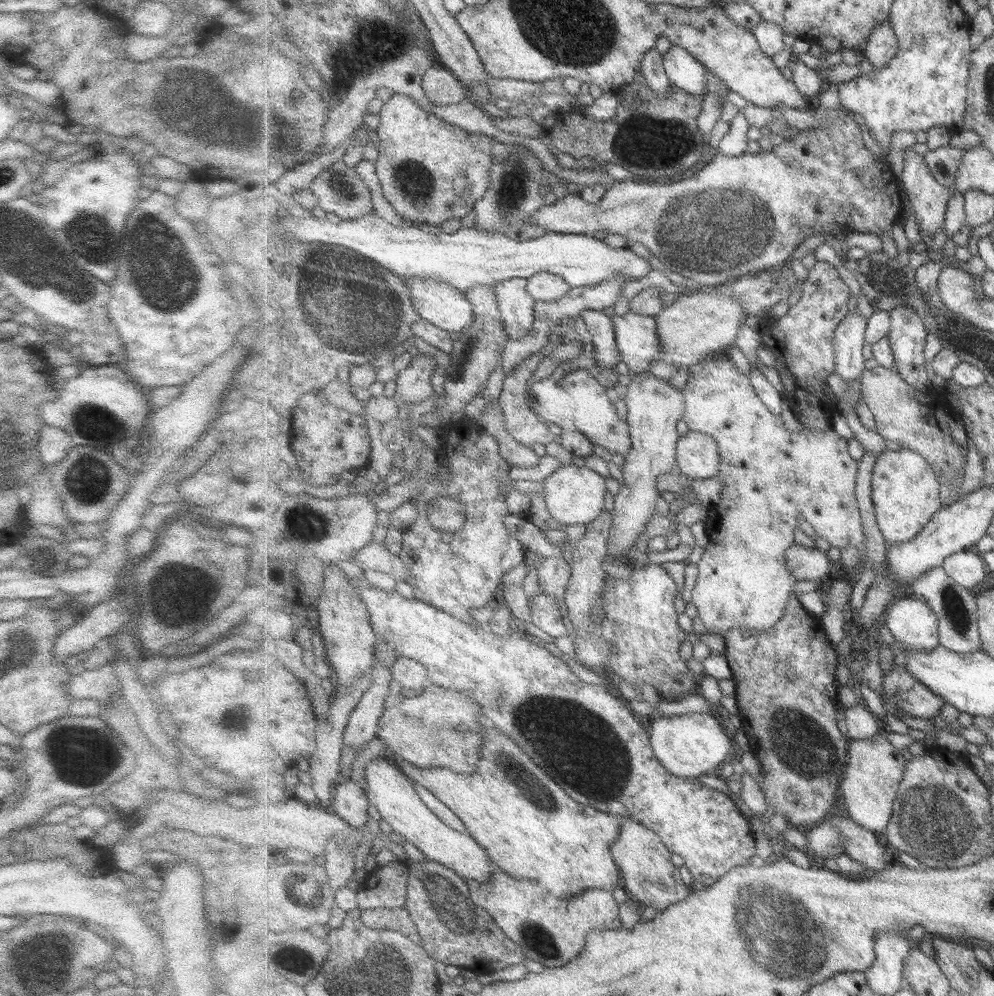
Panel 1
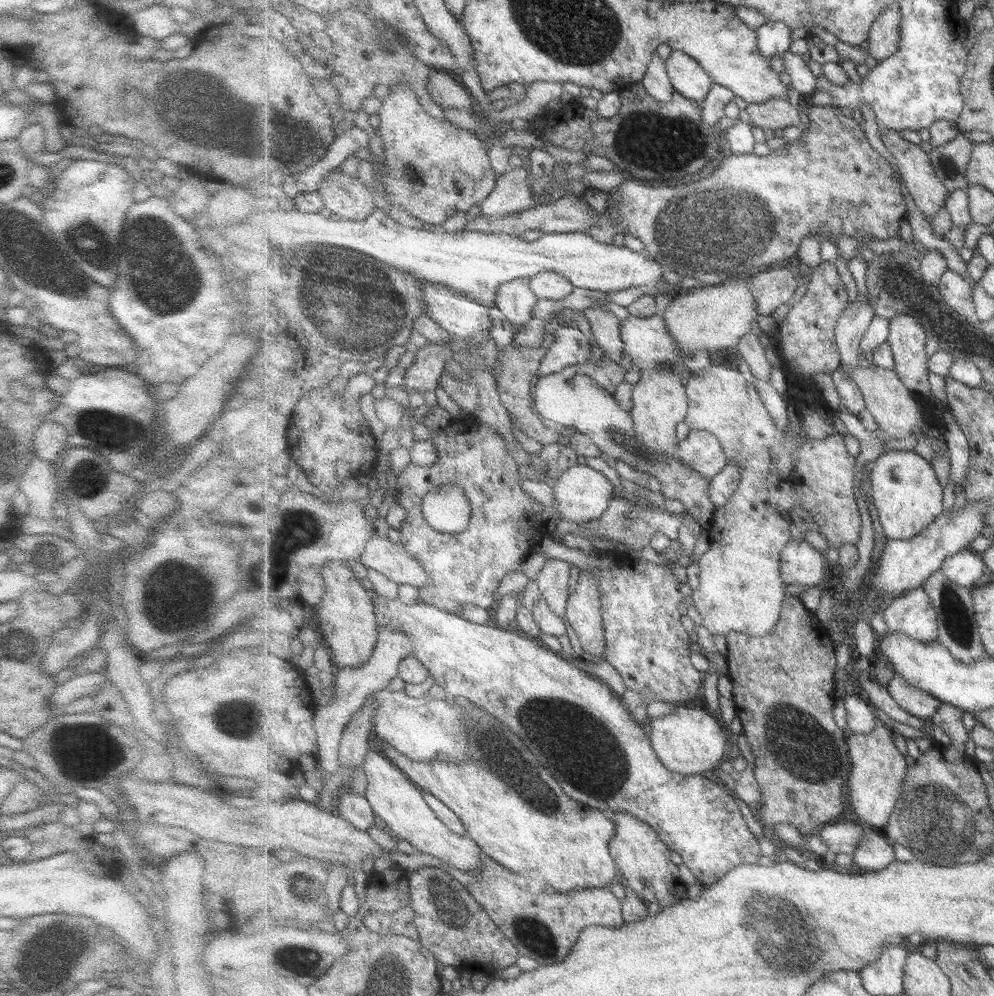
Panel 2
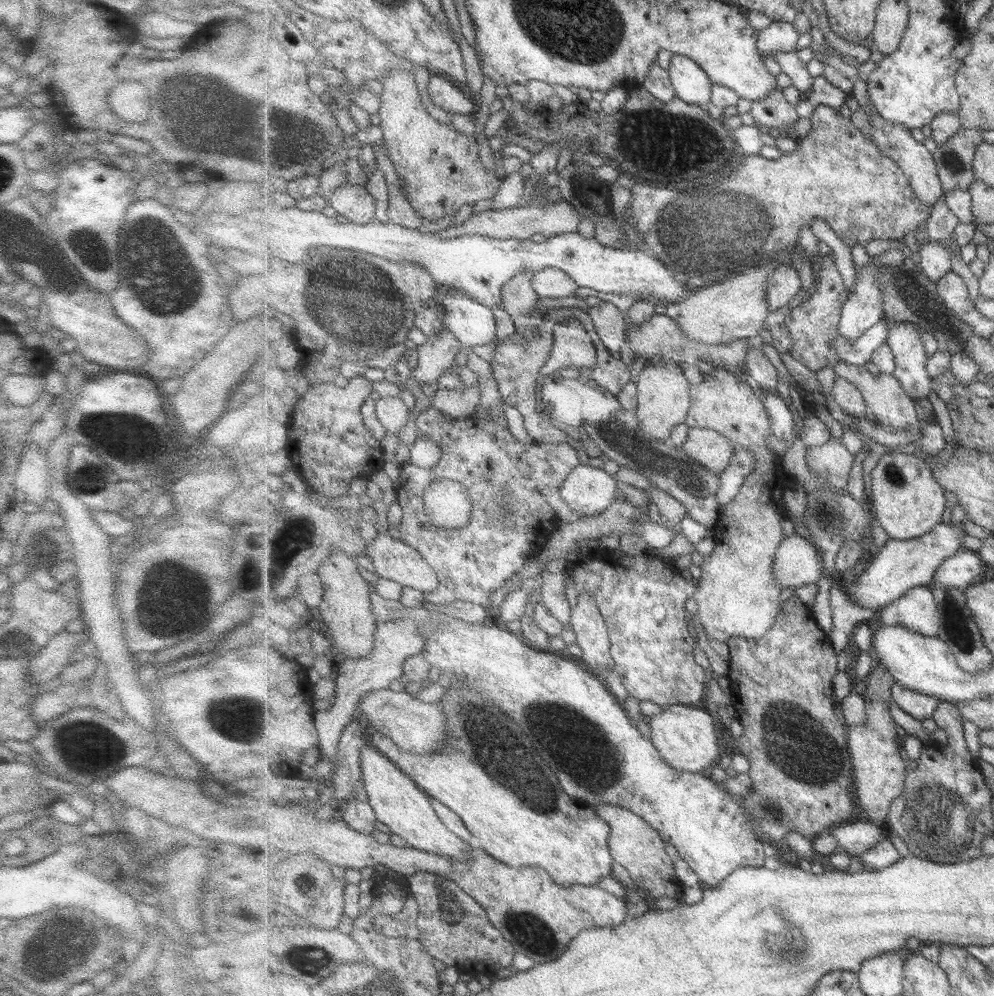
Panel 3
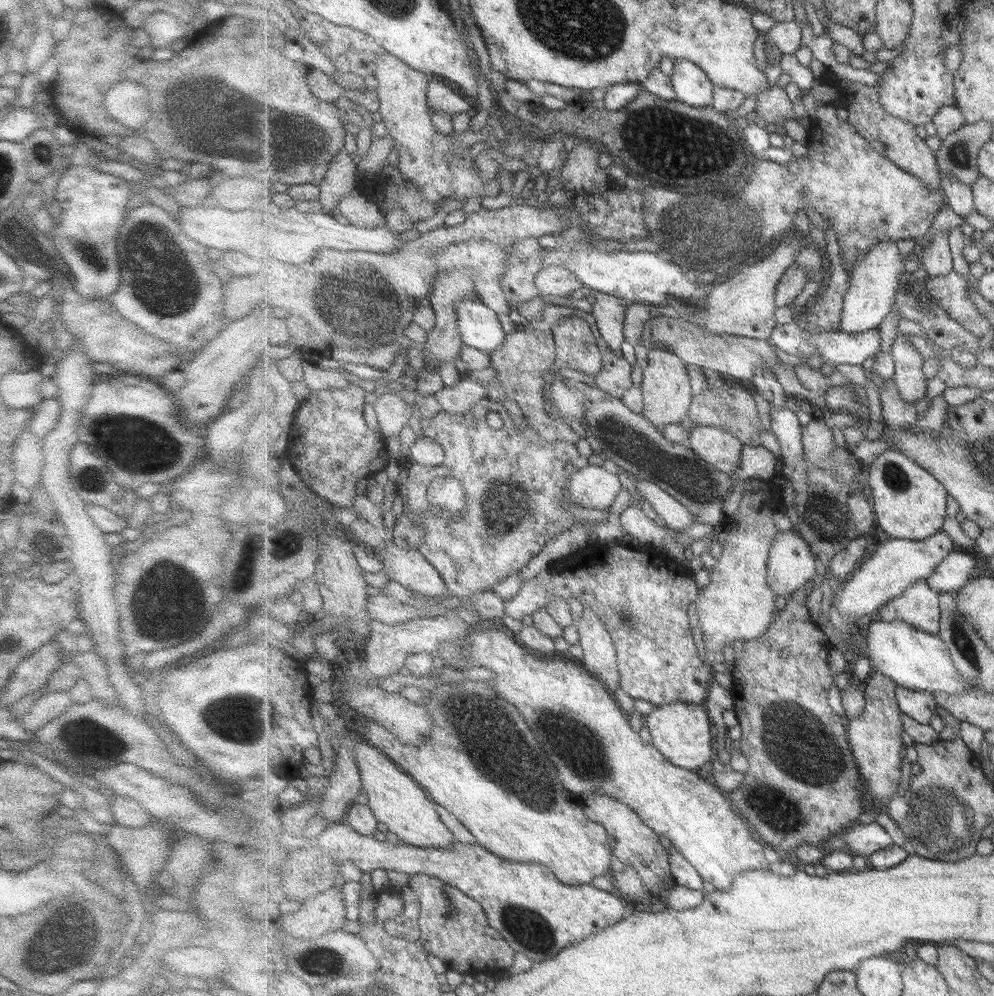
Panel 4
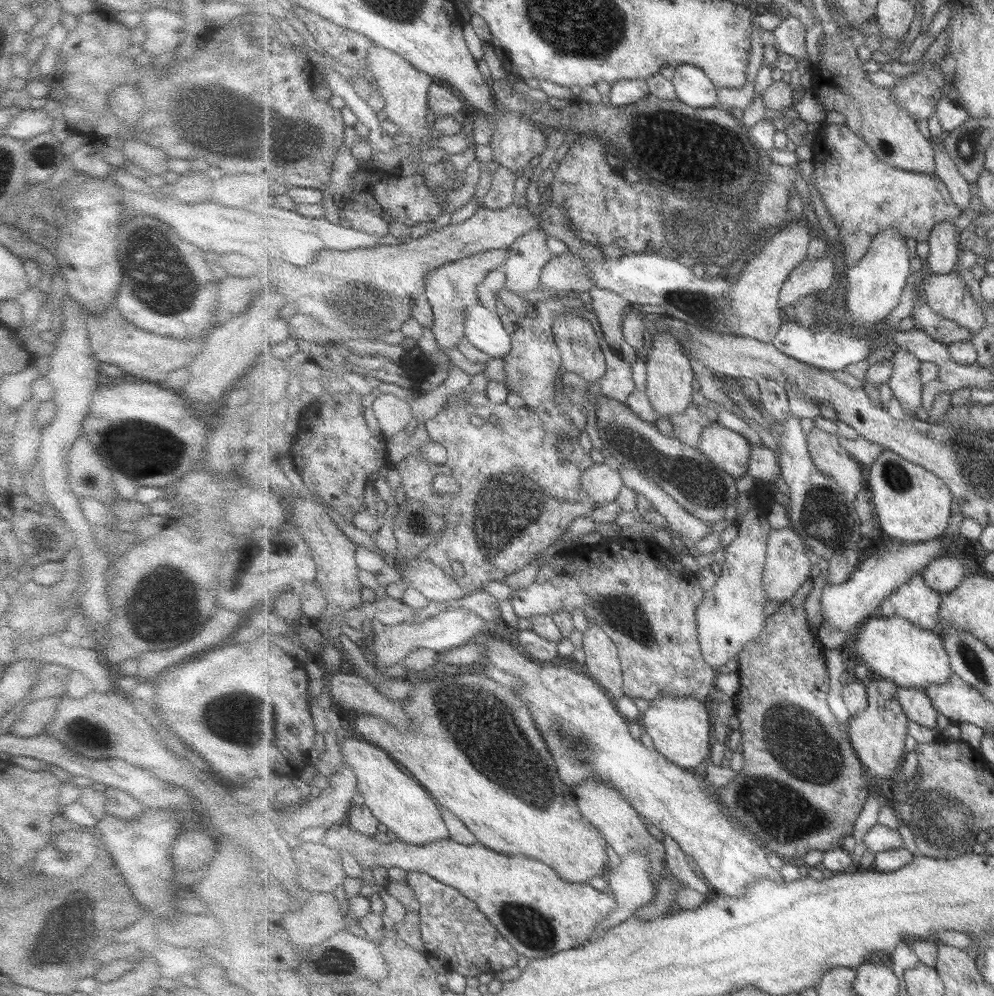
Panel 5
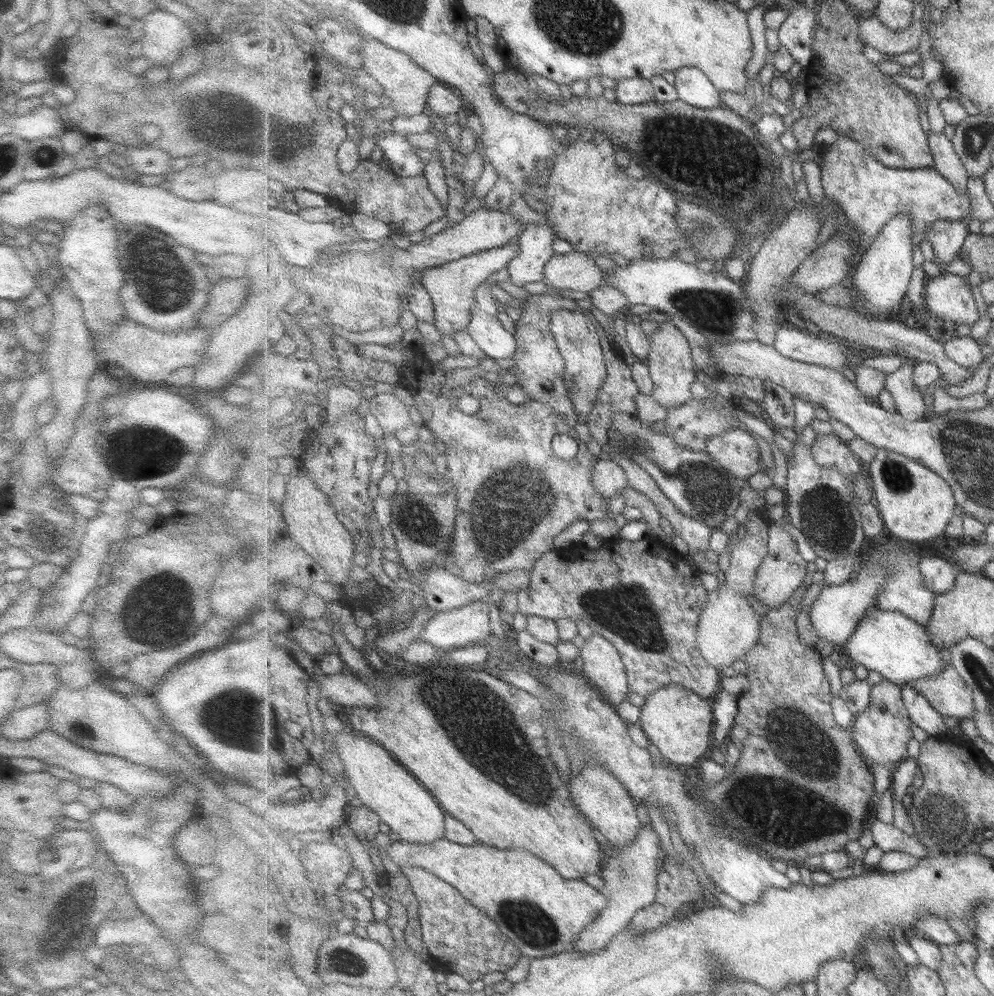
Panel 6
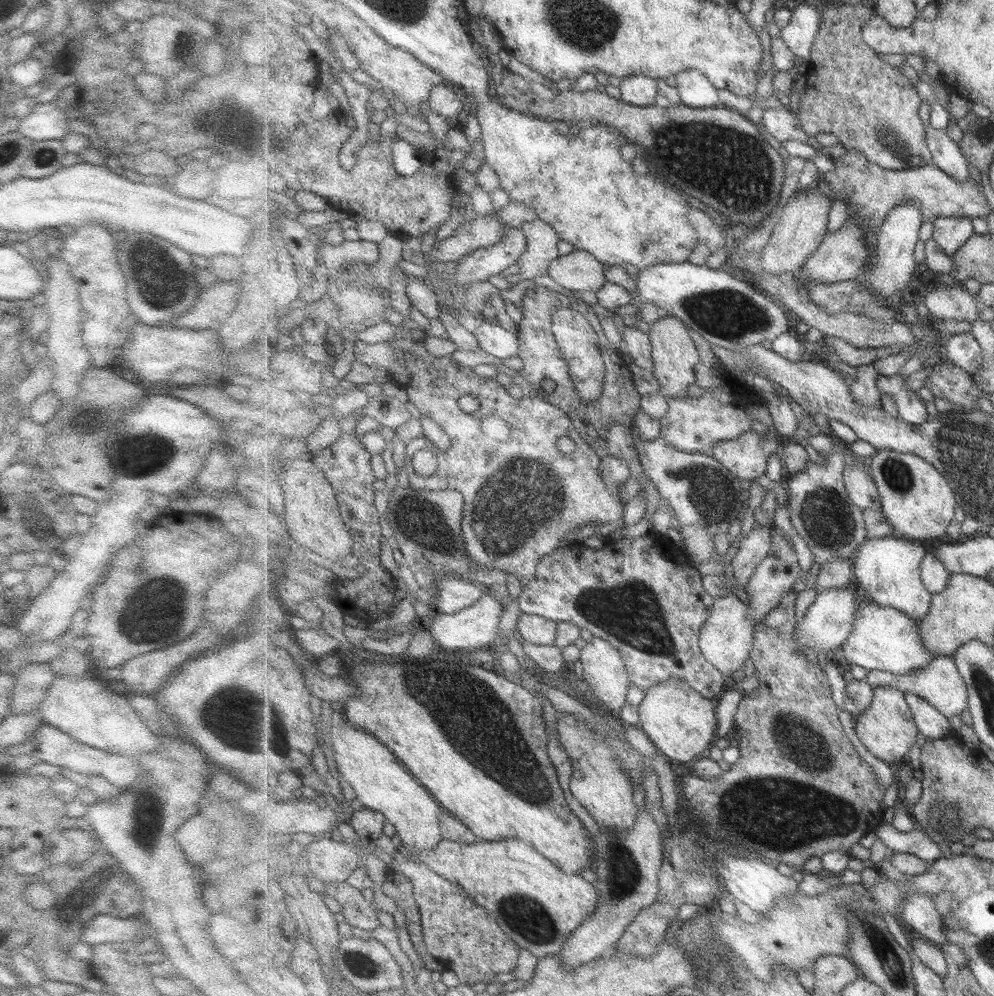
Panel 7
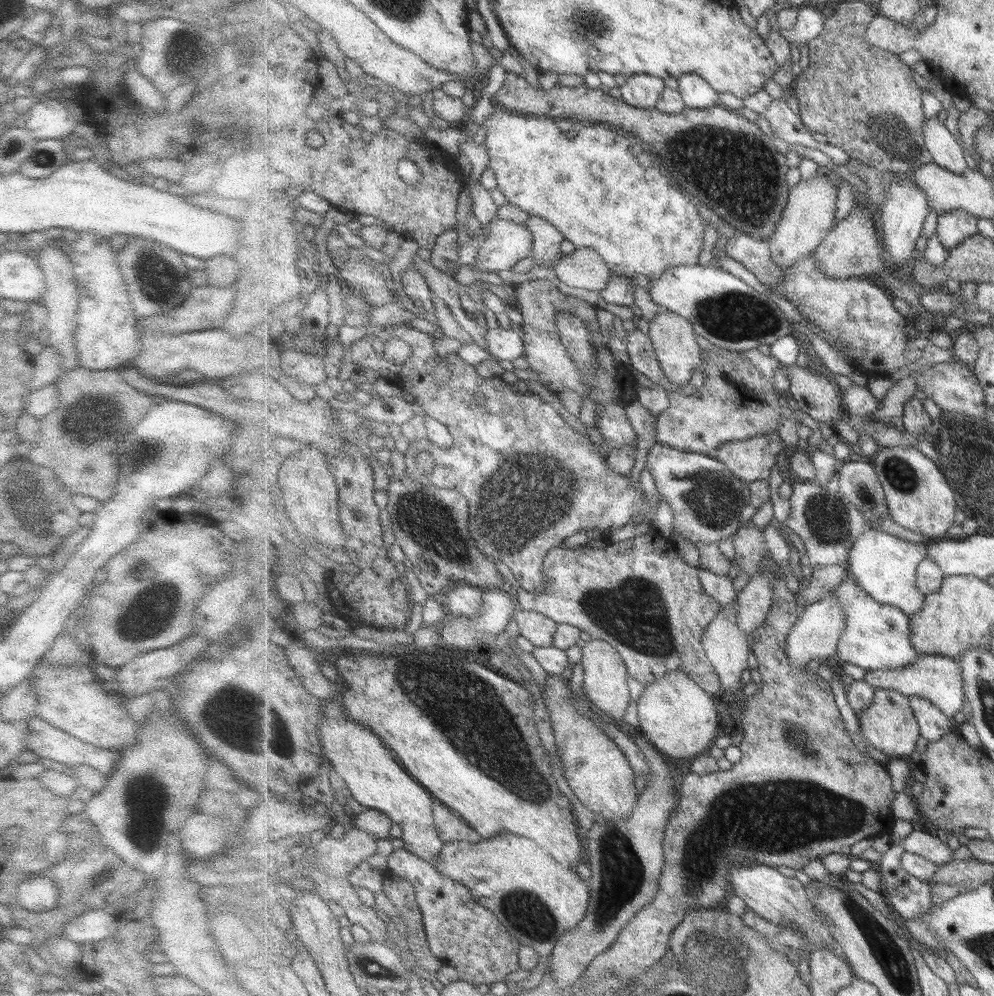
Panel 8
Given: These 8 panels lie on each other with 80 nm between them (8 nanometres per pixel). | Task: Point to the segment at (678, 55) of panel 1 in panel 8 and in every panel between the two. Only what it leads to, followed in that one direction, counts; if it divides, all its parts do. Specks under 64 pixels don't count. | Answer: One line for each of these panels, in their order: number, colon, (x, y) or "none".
2: (689, 78)
3: (691, 83)
4: (692, 84)
5: (694, 87)
6: (694, 87)
7: (696, 90)
8: (697, 93)

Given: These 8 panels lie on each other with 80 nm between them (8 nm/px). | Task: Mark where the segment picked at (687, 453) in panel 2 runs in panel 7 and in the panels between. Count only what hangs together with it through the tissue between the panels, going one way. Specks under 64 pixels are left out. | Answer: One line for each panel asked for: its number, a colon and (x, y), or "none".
3: (711, 449)
4: (715, 445)
5: (726, 448)
6: (736, 450)
7: (747, 456)

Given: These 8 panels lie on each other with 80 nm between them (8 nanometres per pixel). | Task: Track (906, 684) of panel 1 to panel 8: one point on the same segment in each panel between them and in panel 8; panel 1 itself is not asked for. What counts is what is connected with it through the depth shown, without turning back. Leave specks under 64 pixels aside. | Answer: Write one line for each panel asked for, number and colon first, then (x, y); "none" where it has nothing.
2: (919, 704)
3: (921, 707)
4: (921, 706)
5: (919, 708)
6: (923, 715)
7: (932, 724)
8: (934, 724)

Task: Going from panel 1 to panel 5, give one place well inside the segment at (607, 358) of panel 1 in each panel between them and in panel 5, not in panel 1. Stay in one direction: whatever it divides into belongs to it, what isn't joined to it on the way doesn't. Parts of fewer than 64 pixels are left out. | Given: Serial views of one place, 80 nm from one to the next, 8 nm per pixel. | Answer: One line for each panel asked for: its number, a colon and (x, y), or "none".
2: (606, 327)
3: (610, 324)
4: (610, 314)
5: (610, 308)

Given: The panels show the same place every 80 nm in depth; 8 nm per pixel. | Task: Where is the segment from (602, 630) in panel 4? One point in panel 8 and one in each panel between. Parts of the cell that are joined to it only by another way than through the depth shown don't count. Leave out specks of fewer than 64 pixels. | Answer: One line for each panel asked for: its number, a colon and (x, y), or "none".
5: (602, 662)
6: (602, 662)
7: (605, 673)
8: (606, 679)

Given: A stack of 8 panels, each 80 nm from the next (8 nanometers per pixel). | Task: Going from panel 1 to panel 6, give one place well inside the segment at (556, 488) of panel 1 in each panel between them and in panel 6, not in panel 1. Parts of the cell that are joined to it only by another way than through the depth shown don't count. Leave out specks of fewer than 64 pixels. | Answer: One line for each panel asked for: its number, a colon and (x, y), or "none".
2: (583, 494)
3: (589, 491)
4: (591, 487)
5: (603, 483)
6: (609, 477)

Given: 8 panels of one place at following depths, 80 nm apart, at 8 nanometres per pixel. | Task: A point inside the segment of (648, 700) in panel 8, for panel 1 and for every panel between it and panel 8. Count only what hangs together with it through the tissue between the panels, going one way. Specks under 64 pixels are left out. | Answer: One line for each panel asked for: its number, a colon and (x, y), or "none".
1: (690, 745)
2: (690, 741)
3: (685, 736)
4: (680, 730)
5: (680, 728)
6: (676, 721)
7: (681, 723)

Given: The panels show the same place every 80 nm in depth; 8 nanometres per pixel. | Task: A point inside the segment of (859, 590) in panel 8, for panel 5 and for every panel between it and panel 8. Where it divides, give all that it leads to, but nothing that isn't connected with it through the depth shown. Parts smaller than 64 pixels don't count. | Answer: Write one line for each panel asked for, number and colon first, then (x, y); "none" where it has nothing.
5: (908, 655)
6: (890, 643)
7: (883, 638)

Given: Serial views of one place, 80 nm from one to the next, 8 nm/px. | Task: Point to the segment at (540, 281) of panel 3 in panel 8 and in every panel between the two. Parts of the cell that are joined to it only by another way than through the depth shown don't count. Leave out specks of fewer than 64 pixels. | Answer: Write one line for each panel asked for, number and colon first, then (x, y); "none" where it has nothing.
4: (555, 280)
5: (567, 272)
6: (573, 271)
7: (578, 270)
8: (584, 268)

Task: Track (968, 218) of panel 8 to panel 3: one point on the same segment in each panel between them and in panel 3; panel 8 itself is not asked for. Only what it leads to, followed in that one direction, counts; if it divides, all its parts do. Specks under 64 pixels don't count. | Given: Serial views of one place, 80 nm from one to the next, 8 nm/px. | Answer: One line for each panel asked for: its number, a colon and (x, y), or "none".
3: (935, 260)
4: (937, 261)
5: (944, 254)
6: (947, 238)
7: (950, 234)

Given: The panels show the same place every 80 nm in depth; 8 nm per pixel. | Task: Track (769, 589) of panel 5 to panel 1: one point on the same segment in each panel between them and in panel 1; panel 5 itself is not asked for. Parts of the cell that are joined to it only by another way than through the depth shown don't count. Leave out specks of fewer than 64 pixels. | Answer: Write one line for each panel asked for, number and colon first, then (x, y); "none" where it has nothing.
1: (807, 563)
2: (802, 564)
3: (798, 562)
4: (791, 565)

